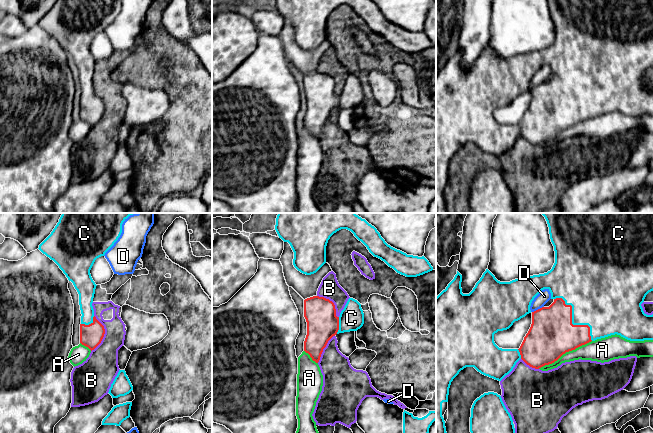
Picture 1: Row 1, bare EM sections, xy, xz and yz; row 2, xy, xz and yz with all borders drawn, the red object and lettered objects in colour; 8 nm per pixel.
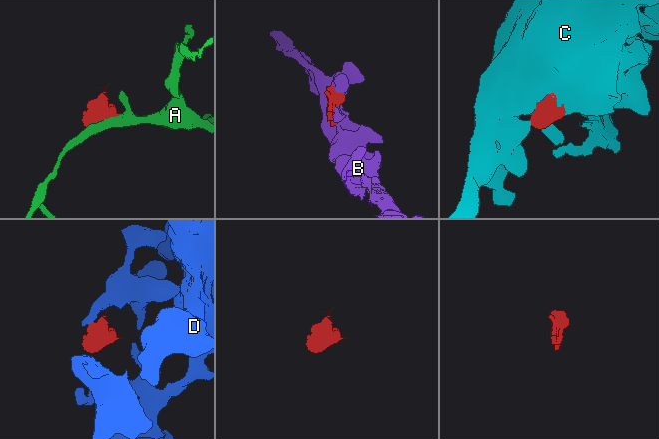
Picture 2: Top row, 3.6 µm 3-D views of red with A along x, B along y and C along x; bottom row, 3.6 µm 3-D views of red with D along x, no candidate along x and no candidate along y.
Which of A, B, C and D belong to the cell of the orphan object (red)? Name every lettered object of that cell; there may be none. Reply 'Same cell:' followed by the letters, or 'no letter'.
Same cell: C

